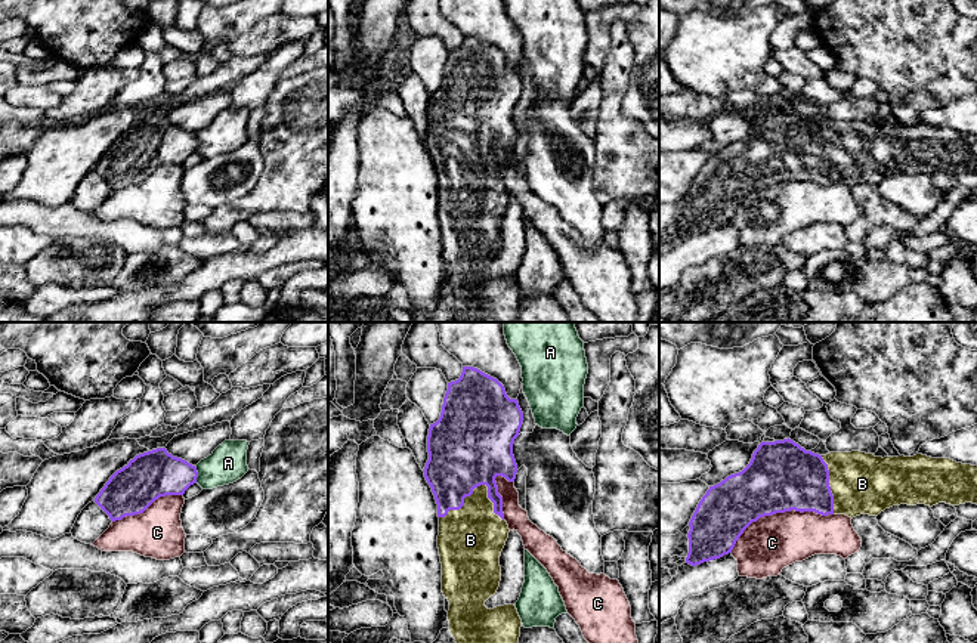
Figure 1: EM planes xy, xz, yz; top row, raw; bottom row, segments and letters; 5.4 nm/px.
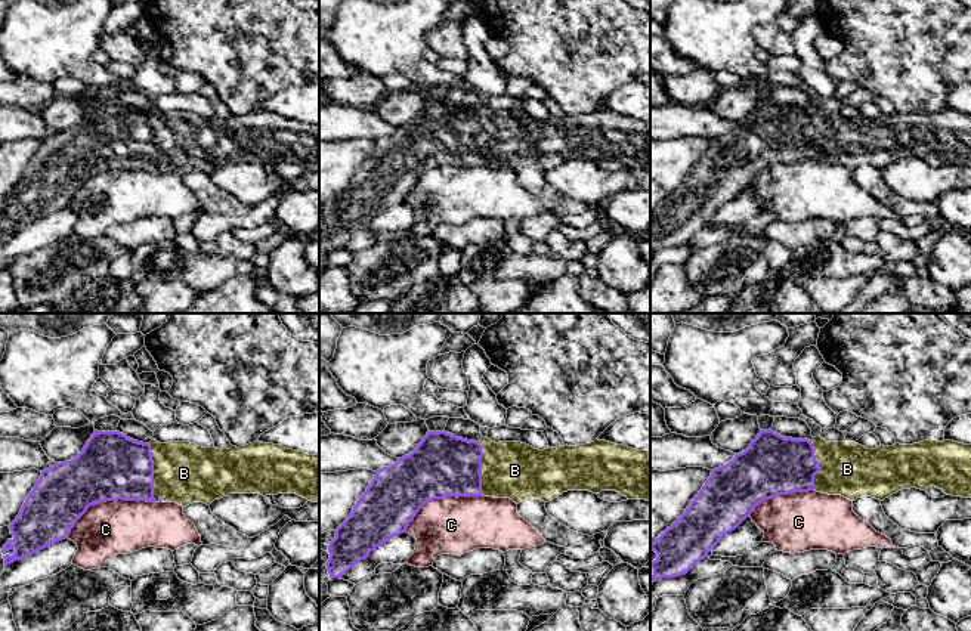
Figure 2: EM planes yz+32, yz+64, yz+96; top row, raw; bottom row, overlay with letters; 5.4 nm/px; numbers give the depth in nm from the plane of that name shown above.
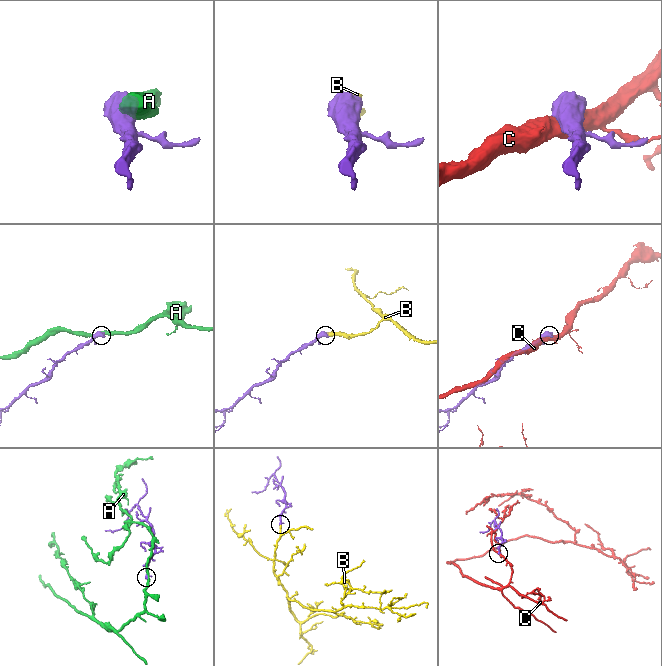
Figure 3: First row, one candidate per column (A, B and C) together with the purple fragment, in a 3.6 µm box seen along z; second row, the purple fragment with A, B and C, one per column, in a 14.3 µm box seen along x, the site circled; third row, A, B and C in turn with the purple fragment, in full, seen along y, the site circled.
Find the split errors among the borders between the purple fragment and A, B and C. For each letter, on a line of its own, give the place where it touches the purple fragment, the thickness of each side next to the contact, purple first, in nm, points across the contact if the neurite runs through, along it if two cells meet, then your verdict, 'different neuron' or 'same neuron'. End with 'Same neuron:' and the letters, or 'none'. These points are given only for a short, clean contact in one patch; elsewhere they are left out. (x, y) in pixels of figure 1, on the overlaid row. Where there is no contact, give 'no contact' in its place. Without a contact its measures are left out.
A: xy (197, 475) | 260/200 nm | different neuron
B: xz (478, 485) | 440/300 nm | same neuron
C: yz (778, 512) | 380/300 nm | different neuron
Same neuron: B

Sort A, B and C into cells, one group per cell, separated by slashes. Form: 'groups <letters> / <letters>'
groups A / B / C

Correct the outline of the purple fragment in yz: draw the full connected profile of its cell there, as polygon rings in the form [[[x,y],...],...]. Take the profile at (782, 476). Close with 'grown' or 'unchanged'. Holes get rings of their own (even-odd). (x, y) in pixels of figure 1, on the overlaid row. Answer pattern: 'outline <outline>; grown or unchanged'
outline [[[794,440],[761,442],[749,464],[739,473],[709,486],[699,501],[690,522],[686,563],[696,566],[732,553],[743,531],[760,517],[785,511],[814,511],[822,516],[860,514],[878,516],[893,506],[946,503],[977,504],[977,466],[950,458],[875,457],[860,451],[819,455],[806,451]]]; grown

